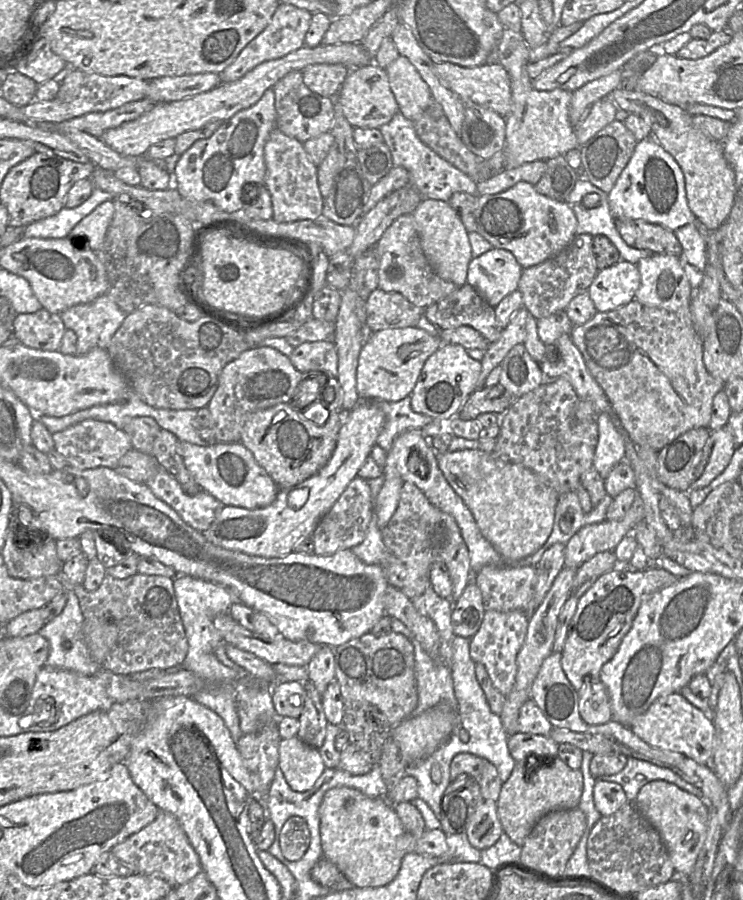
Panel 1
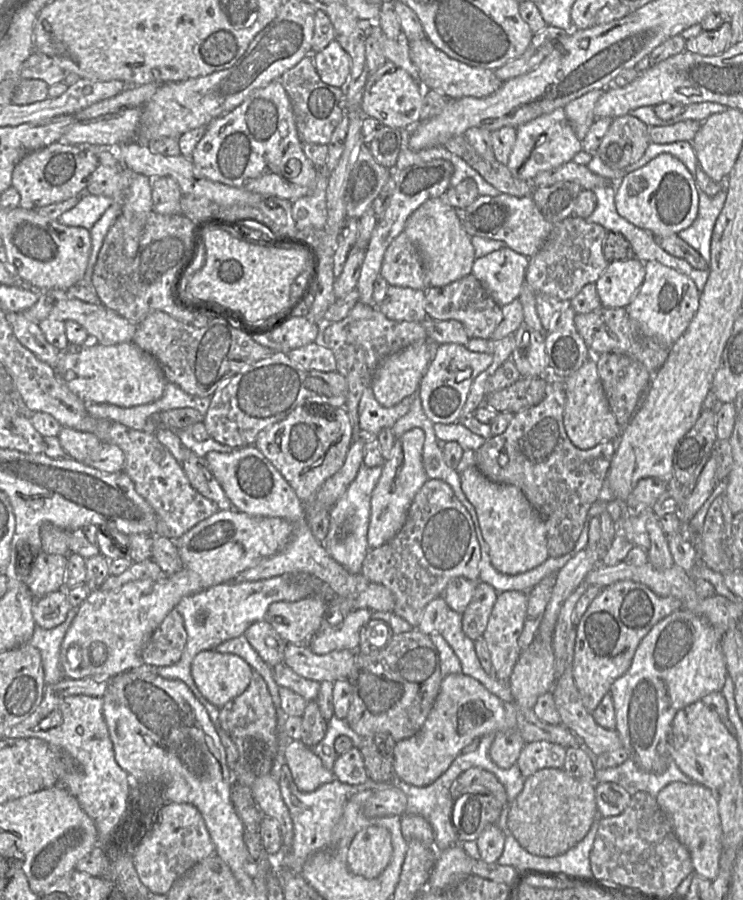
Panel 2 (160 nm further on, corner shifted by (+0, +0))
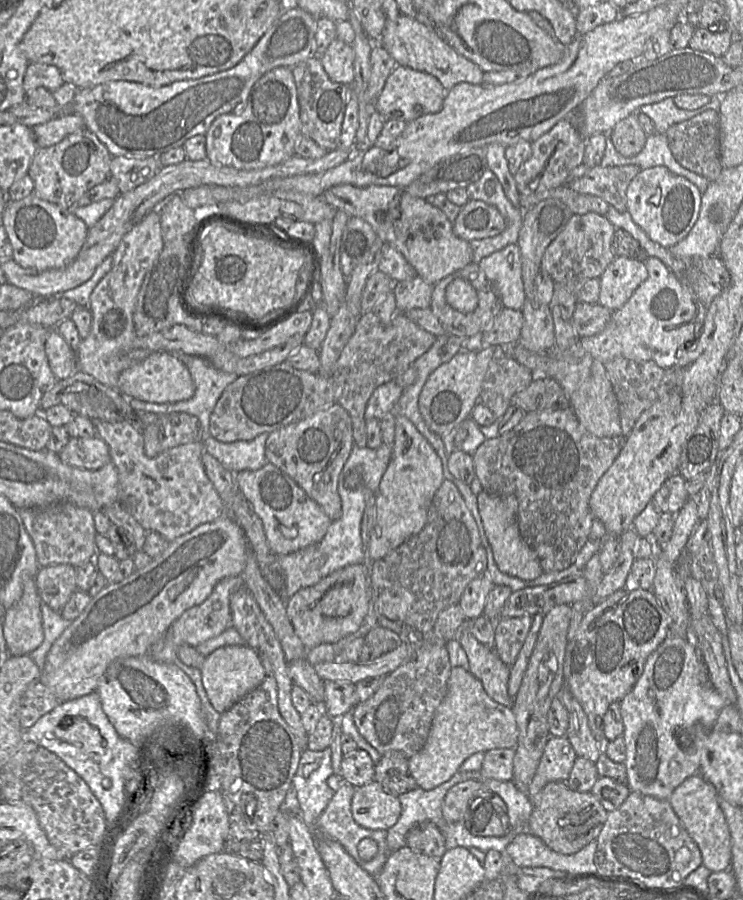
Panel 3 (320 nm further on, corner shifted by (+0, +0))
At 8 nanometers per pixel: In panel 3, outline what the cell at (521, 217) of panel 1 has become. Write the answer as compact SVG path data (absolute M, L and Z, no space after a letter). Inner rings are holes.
M469 200L453 222L454 233L468 242L496 236L504 229L499 210L481 200Z

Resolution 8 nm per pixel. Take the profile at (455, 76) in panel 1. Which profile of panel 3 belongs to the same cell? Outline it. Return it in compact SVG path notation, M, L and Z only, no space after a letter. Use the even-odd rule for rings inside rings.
M400 14L394 20L386 20L380 37L380 44L397 65L432 75L441 83L445 91L451 90L461 82L475 85L483 84L484 72L481 68L455 51L439 36L432 25L419 17Z

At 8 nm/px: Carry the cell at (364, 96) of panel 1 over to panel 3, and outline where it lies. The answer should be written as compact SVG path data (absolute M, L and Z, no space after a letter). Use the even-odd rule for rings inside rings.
M396 65L388 76L381 94L375 101L373 110L379 112L387 121L402 120L409 123L426 114L439 112L447 92L432 75Z

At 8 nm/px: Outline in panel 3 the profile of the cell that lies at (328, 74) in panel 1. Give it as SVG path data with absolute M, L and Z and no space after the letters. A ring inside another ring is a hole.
M336 38L318 57L331 81L344 85L353 83L354 51L351 44Z

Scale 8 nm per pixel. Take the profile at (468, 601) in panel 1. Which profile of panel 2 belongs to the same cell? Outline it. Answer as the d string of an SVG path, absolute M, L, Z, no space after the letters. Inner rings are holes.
M478 581L473 597L462 613L462 630L472 641L481 637L496 602L498 592L489 584Z

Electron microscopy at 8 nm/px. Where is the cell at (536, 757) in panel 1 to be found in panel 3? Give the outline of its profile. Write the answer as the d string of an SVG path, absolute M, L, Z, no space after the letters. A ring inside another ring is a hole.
M551 737L544 749L534 777L528 787L528 797L534 807L536 797L550 782L567 782L576 752L567 737Z

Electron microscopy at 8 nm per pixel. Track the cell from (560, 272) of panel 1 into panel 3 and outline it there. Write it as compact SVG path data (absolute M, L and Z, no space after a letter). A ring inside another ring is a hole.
M597 213L573 214L562 231L547 246L541 259L540 269L567 290L576 293L586 281L599 278L616 258L611 250L616 228L605 215Z

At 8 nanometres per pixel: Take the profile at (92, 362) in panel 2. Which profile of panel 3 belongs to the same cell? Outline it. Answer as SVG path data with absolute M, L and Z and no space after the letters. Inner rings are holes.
M157 351L124 370L119 376L117 390L126 398L163 404L192 398L195 393L195 385L186 365L171 352Z

